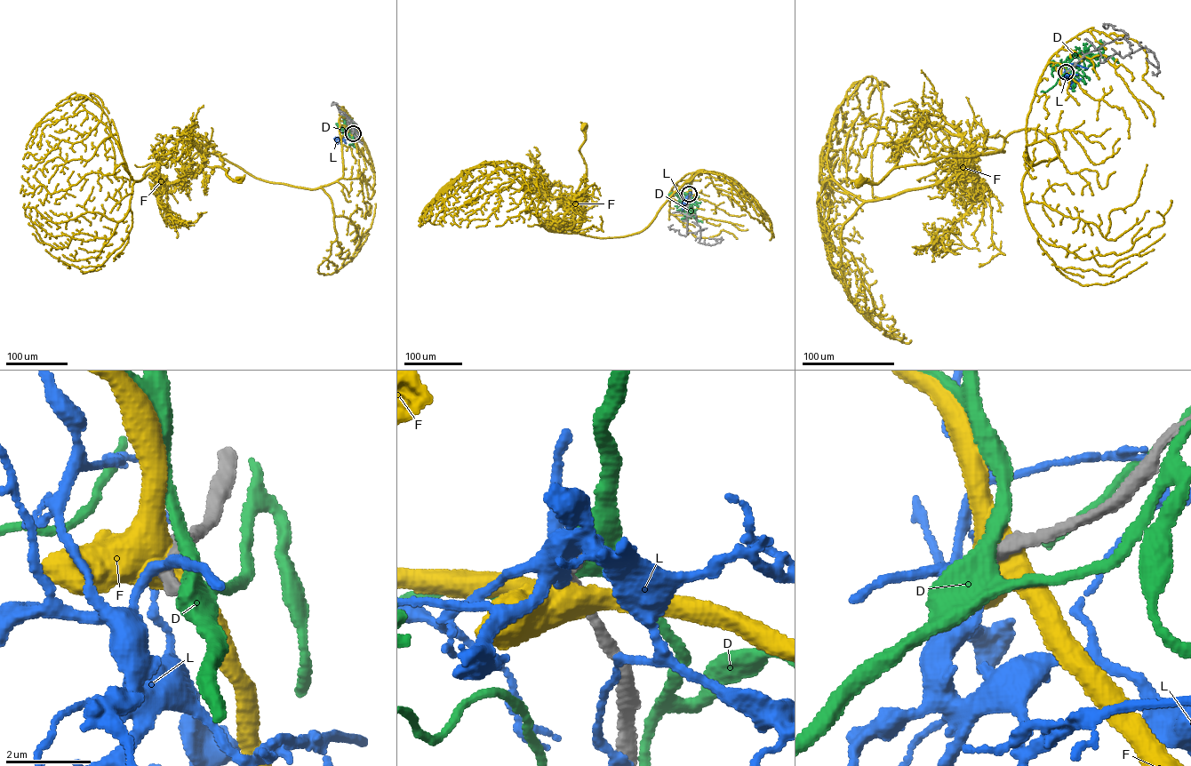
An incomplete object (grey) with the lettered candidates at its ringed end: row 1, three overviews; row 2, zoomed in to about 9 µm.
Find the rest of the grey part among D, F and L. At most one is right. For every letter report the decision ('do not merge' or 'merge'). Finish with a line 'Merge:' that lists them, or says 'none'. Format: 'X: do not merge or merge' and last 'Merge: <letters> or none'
D: do not merge
F: do not merge
L: do not merge
Merge: none

